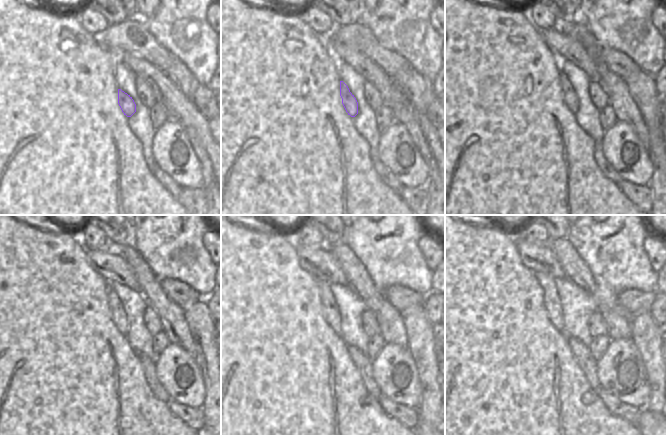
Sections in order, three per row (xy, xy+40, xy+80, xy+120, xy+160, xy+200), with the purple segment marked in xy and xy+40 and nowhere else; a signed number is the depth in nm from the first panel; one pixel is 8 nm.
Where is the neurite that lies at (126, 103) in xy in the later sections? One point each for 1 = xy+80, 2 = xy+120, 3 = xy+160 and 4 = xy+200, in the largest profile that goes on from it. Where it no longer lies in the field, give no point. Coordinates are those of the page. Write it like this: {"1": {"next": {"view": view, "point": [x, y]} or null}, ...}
{"1": {"next": {"view": "xy+80", "point": [570, 98]}}, "2": {"next": {"view": "xy+120", "point": [117, 313]}}, "3": {"next": {"view": "xy+160", "point": [330, 311]}}, "4": {"next": {"view": "xy+200", "point": [552, 305]}}}

